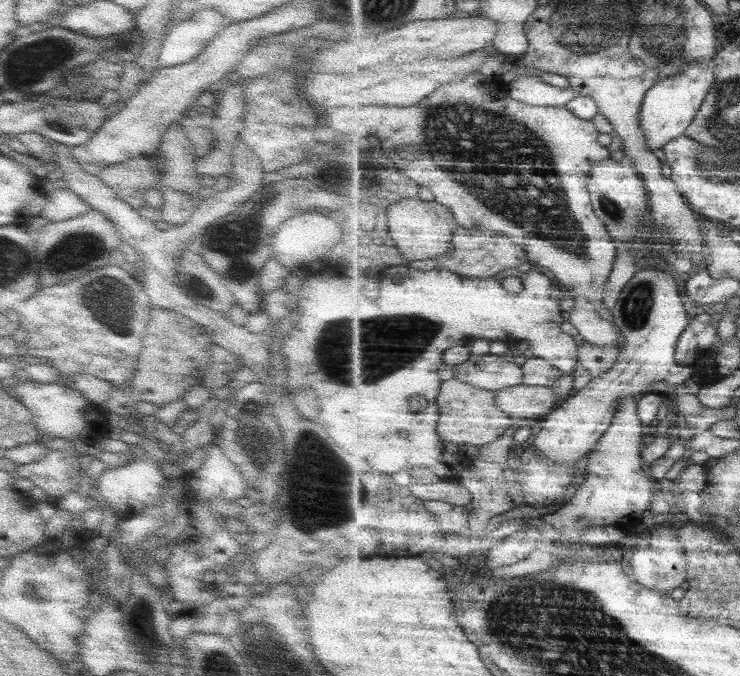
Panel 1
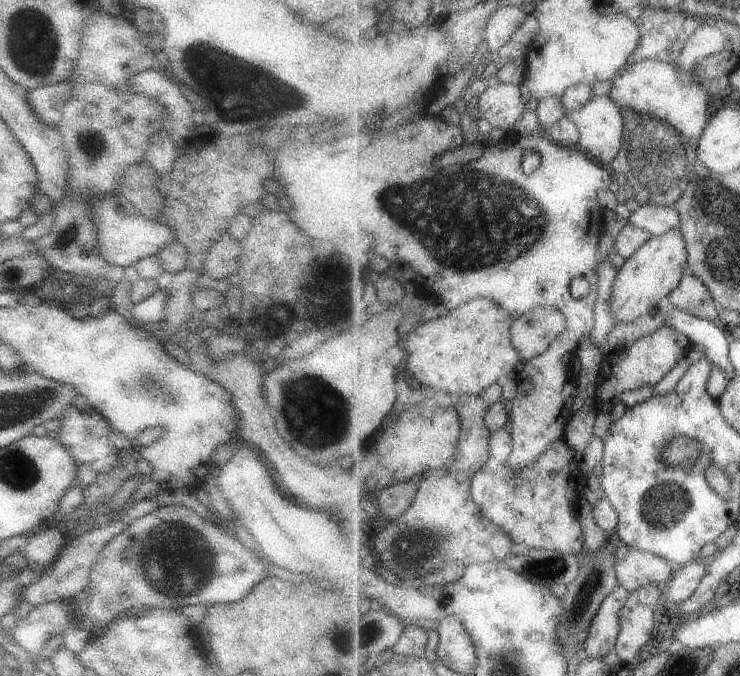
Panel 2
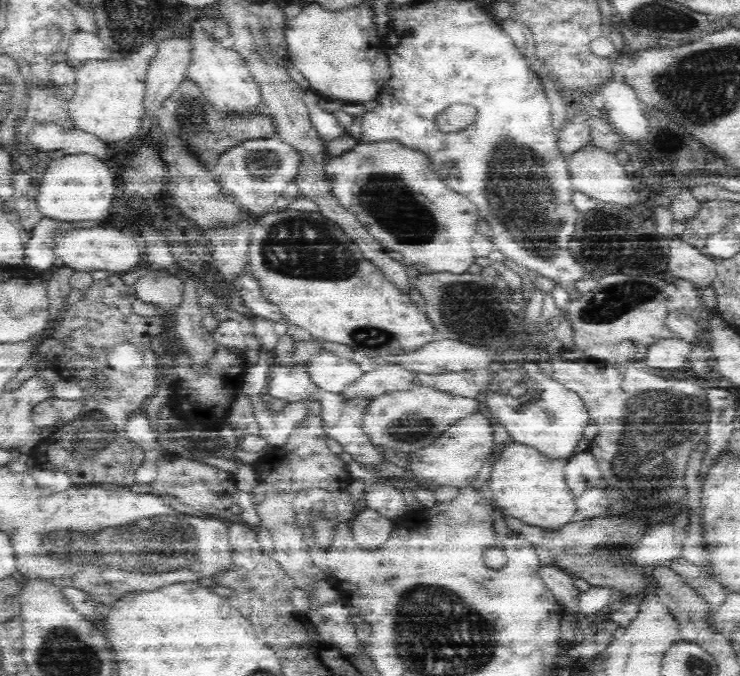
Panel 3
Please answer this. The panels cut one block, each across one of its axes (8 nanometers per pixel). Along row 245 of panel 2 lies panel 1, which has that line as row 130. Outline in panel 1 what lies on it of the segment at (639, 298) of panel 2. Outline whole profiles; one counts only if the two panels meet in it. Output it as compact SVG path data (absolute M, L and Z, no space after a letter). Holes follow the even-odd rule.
M710 61L708 67L704 65L700 66L700 63L692 63L686 71L678 73L674 76L666 77L664 80L659 81L654 85L654 88L648 92L646 96L644 108L642 108L642 129L648 137L648 143L650 143L650 149L656 150L656 148L664 148L668 143L684 136L686 131L689 130L690 125L694 122L694 118L698 116L700 108L706 98L710 94L710 90L716 87L716 61Z

